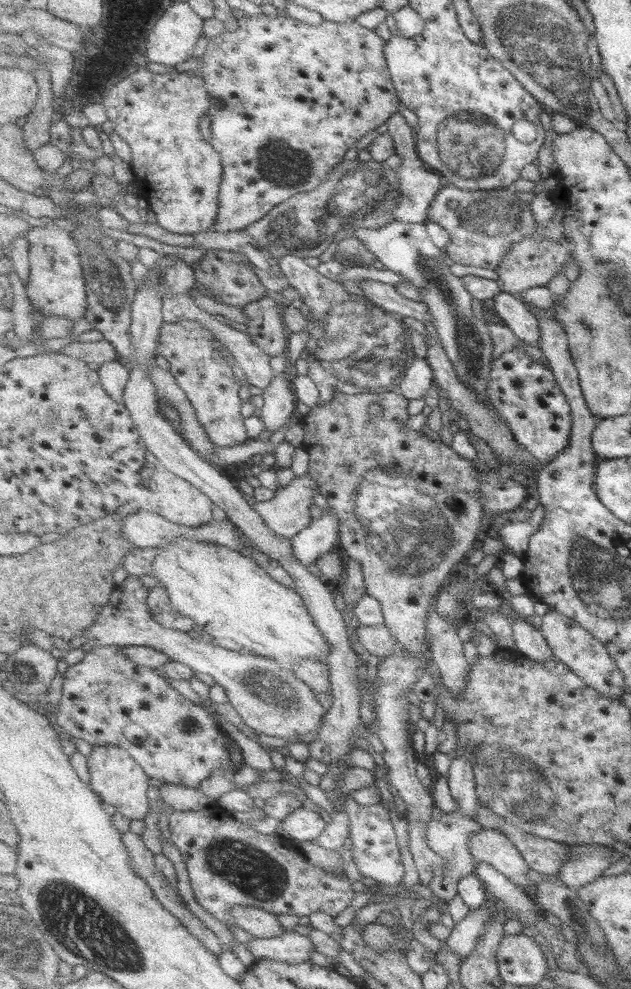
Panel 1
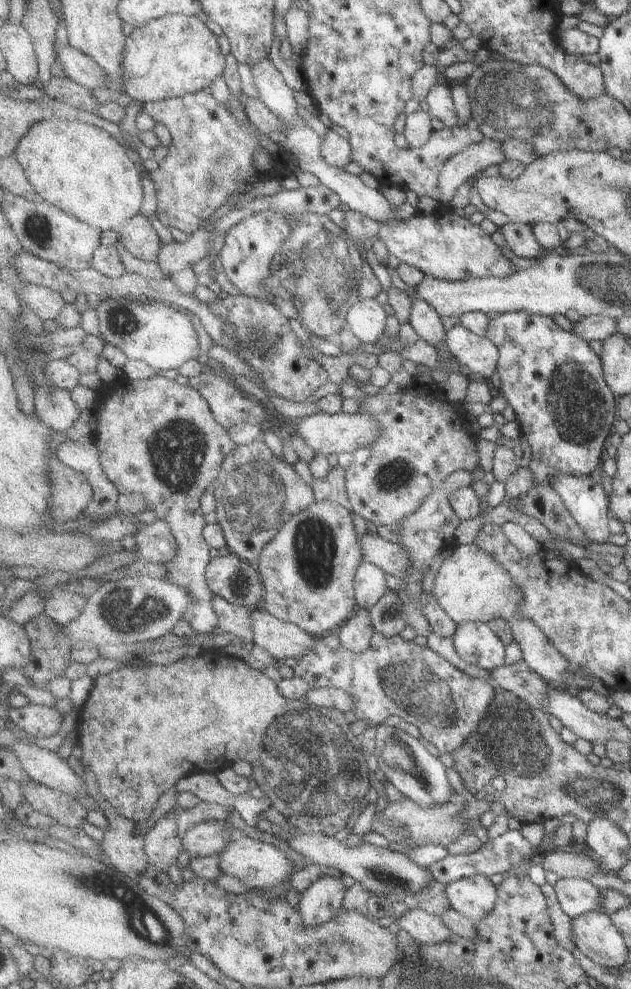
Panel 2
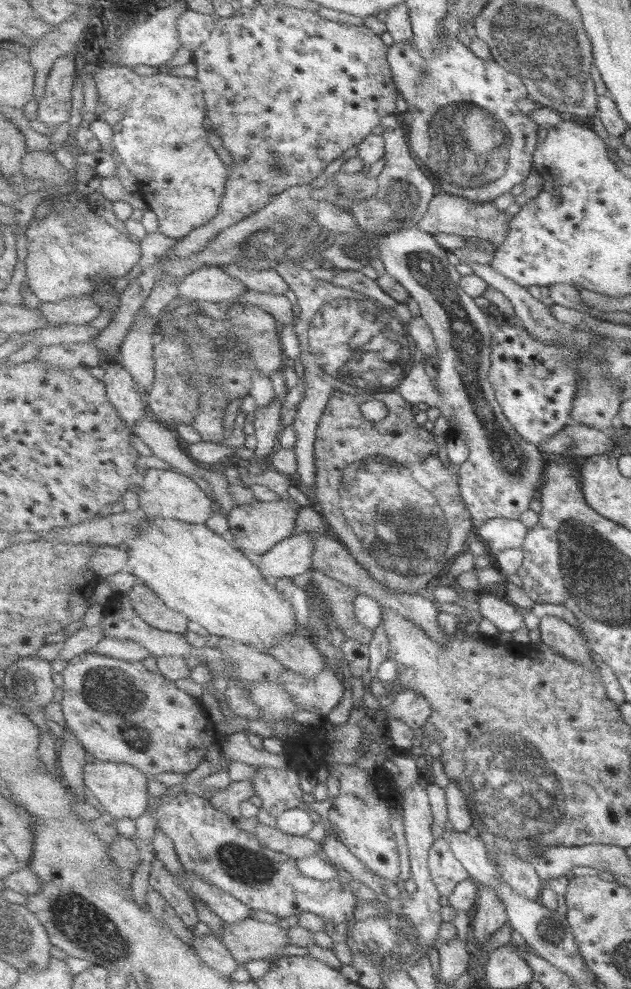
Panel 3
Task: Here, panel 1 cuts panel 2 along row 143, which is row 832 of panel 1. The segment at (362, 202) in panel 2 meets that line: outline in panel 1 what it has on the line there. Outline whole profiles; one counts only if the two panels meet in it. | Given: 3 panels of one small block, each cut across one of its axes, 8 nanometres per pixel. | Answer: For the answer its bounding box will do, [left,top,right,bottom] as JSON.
[282,807,328,841]

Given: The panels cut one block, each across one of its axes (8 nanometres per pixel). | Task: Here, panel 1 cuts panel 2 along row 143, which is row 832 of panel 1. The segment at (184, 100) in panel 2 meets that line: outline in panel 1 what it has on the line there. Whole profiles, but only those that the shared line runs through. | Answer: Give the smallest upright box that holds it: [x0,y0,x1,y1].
[169,804,357,926]

